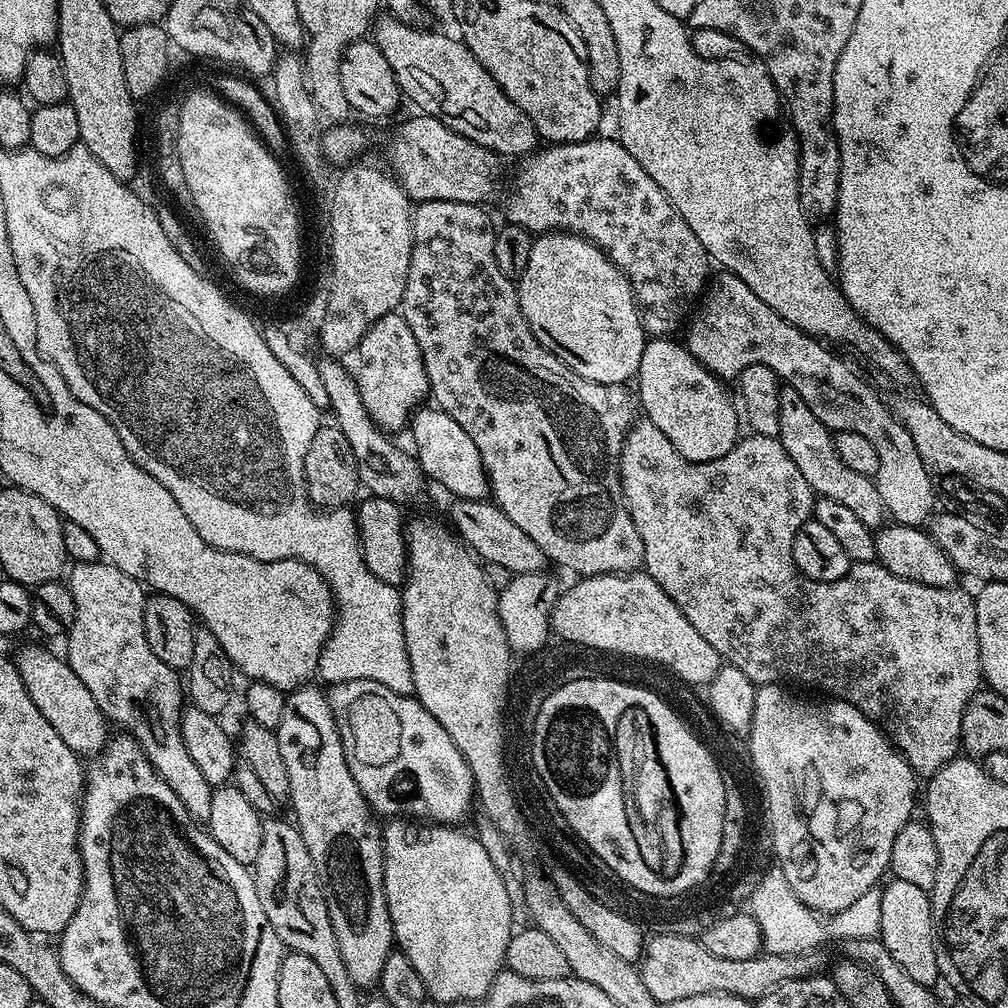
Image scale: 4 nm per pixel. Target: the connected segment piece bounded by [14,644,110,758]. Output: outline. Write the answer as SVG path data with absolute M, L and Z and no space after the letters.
M28 644L14 656L14 663L30 698L34 698L34 706L38 706L42 718L46 718L46 722L54 726L58 738L62 738L62 742L66 742L70 750L74 750L81 758L92 758L104 751L110 739L109 721L98 706L94 694L86 690L82 678L74 674L67 659L60 657L59 660L52 653Z

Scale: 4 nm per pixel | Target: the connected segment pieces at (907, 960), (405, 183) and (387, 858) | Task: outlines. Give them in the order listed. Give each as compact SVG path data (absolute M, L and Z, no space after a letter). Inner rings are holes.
M895 878L889 879L883 885L882 930L878 939L886 946L886 950L890 950L890 955L897 960L898 966L902 966L902 970L906 970L906 974L910 974L910 978L914 978L914 982L922 982L923 984L932 986L935 985L935 980L939 981L941 979L938 958L936 957L936 937L932 922L932 901L929 893L923 892L918 886L914 886L910 882L902 882Z
M416 114L413 120L408 120L396 133L392 136L392 141L388 144L388 160L392 163L390 165L391 171L397 183L400 184L404 193L408 196L409 201L423 202L426 200L445 200L446 202L466 202L467 204L479 204L481 206L487 205L487 200L492 200L496 196L496 187L500 184L500 164L502 164L501 157L496 153L491 152L486 146L478 146L478 142L470 142L470 138L462 138L462 134L458 134L454 130L450 130L444 125L442 121L433 116L426 116L423 114Z
M392 818L382 828L384 897L394 944L408 955L429 997L440 1006L454 1006L458 1002L484 997L496 975L505 967L506 946L514 931L514 905L504 886L504 876L494 868L475 835L462 829L460 826L417 822L412 818Z

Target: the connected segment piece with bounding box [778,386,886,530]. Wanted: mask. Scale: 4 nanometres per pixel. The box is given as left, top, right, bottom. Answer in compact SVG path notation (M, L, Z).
M781 387L778 426L780 445L784 447L786 454L790 454L790 459L794 461L794 466L798 466L802 478L810 482L817 497L825 496L834 498L834 502L842 502L842 506L854 510L854 514L858 514L858 518L862 518L862 522L866 522L866 526L873 530L879 529L885 523L884 503L876 489L875 479L857 474L850 470L850 466L846 466L846 462L840 460L833 433L825 424L818 422L818 418L814 418L810 406L802 402L802 394L798 394L798 390Z

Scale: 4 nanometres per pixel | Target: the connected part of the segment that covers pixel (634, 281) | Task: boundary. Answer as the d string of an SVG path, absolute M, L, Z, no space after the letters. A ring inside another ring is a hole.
M600 139L573 144L548 144L544 149L541 147L523 157L516 172L516 185L504 200L503 219L510 224L520 224L533 234L553 230L574 232L601 248L630 282L645 333L652 338L664 338L675 333L672 331L687 319L703 293L710 276L708 270L712 267L708 251L666 194L662 194L658 182L654 182L654 178L650 178L650 174L646 174L638 162L634 162L634 154L630 154L619 139Z

